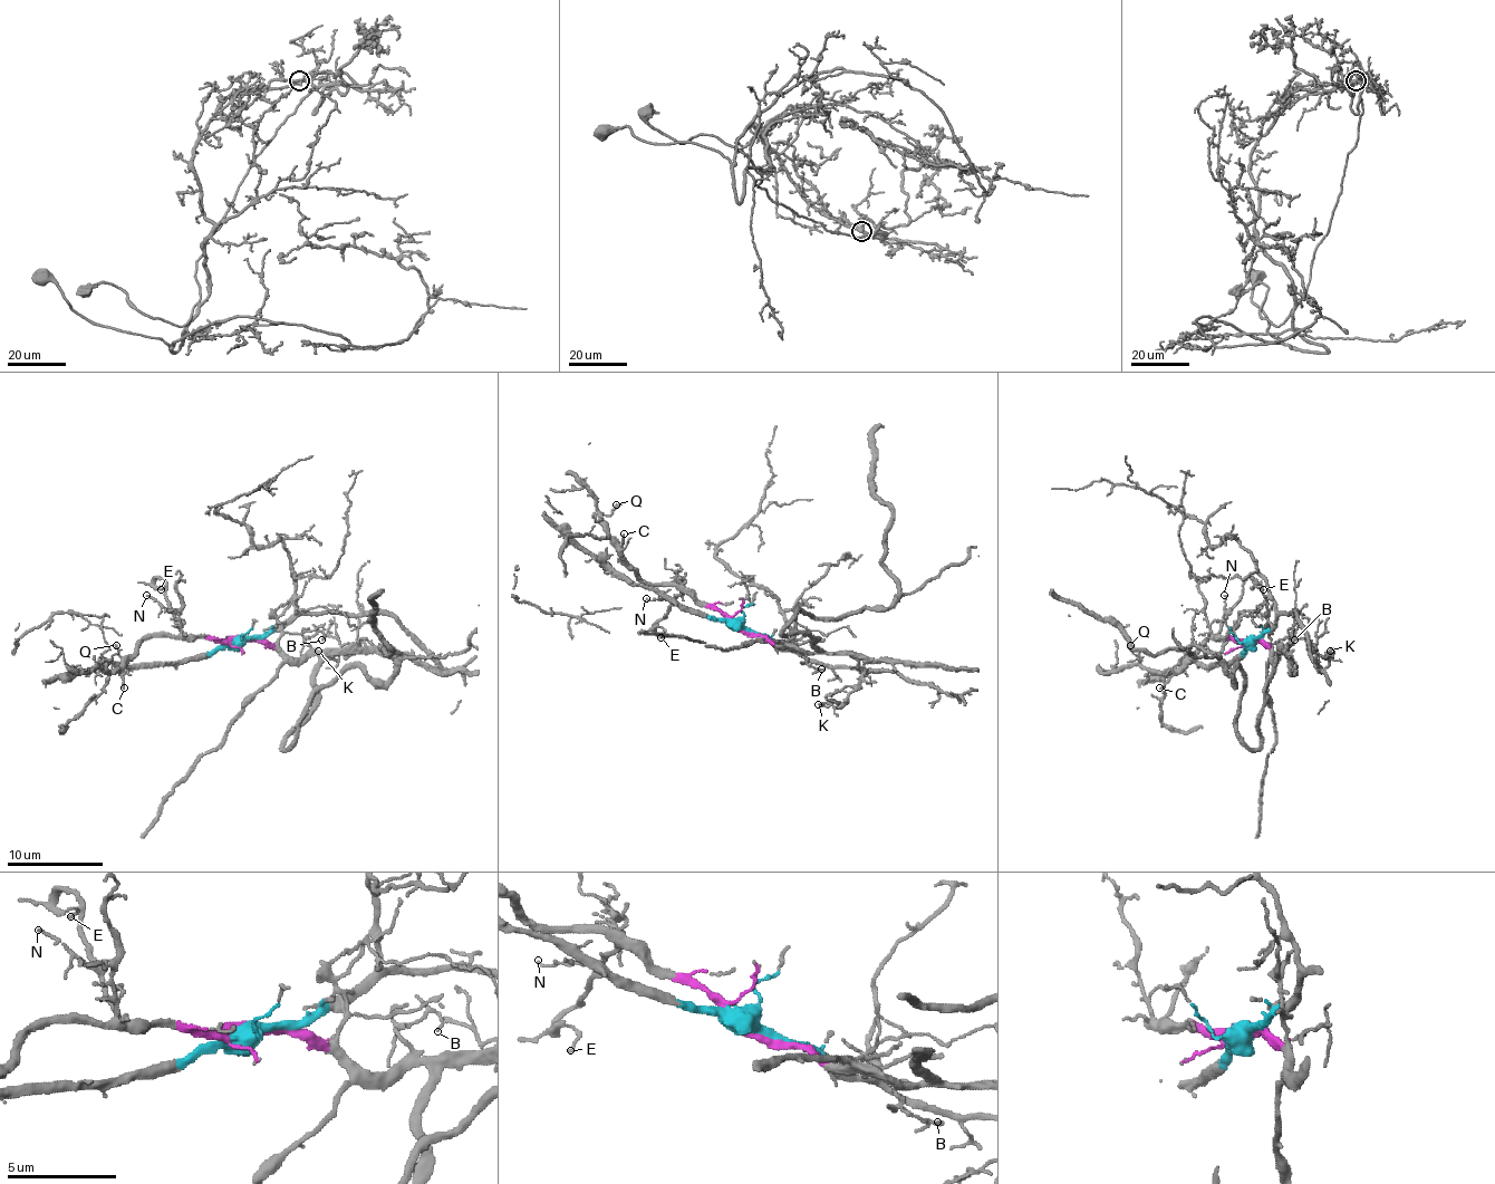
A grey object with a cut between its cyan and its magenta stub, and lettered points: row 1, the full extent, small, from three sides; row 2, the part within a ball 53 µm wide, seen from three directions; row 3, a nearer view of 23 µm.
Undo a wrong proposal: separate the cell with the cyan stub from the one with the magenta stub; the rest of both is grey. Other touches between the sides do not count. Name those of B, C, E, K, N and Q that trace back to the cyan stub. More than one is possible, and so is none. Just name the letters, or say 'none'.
none

